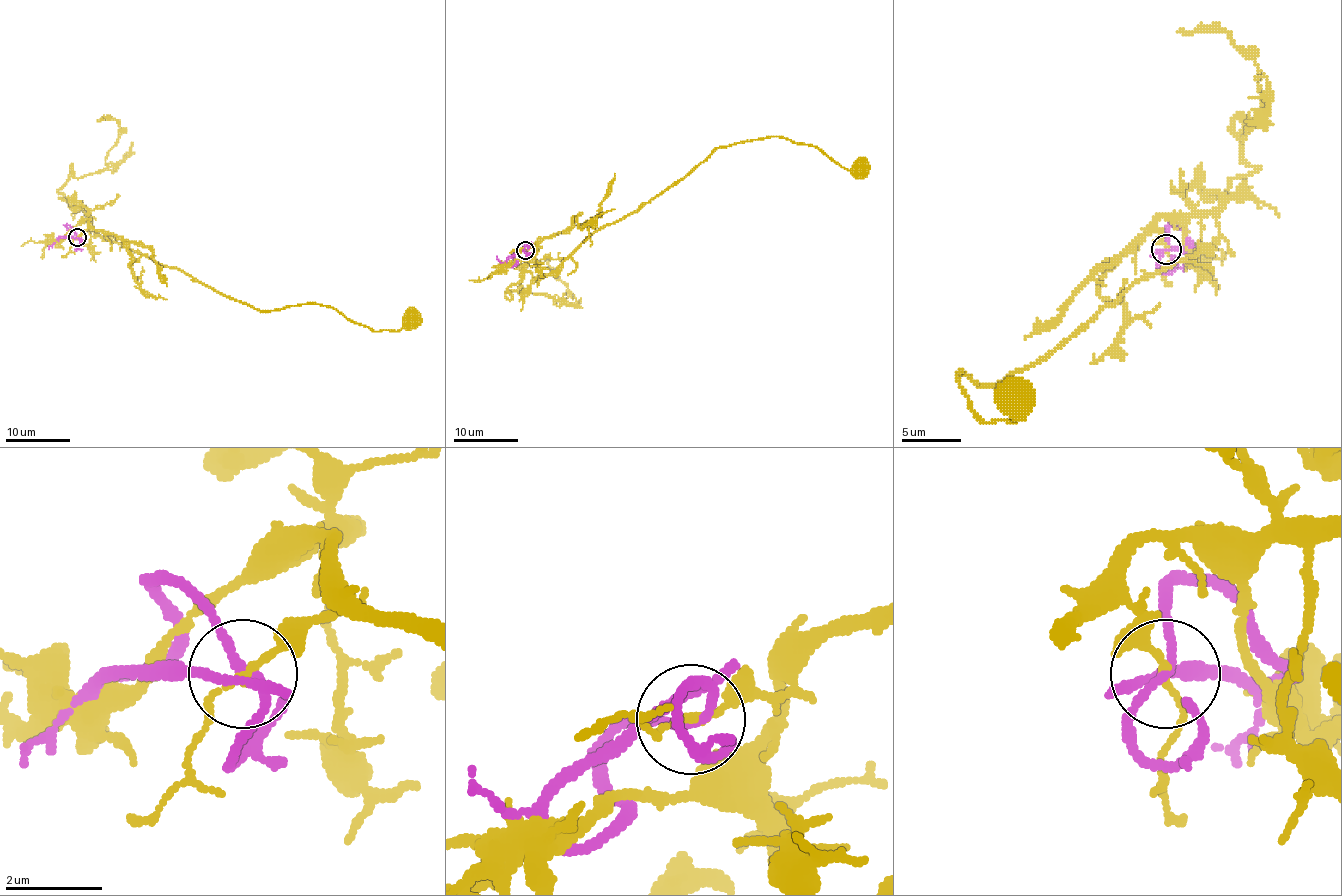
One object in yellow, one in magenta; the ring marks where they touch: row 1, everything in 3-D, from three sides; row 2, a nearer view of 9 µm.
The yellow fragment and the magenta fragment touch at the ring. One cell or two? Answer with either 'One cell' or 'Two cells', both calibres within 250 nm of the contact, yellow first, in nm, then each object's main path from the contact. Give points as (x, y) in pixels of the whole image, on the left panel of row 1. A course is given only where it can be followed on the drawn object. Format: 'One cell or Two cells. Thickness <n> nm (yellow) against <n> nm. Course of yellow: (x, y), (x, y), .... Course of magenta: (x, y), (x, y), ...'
Two cells. Thickness 130 nm (yellow) against 130 nm. Course of yellow: (78, 238), (116, 234), (131, 265), (146, 254), (254, 309), (333, 307), (375, 331), (411, 318). Course of magenta: (78, 238), (58, 238), (49, 247)

